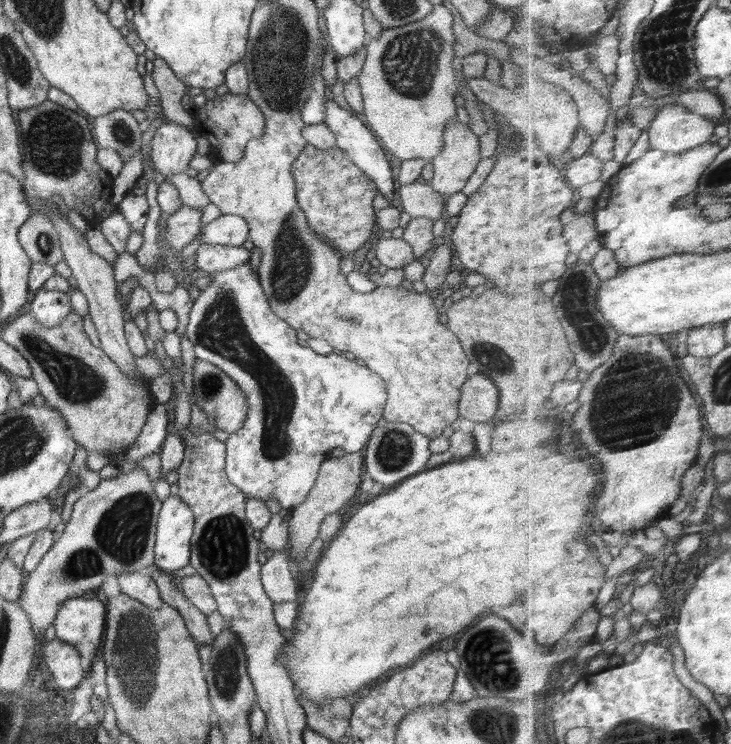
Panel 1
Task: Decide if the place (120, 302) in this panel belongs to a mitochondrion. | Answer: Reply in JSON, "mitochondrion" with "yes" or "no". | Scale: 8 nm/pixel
{"mitochondrion":"no"}

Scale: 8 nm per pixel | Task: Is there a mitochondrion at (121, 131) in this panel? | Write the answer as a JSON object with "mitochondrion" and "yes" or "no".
{"mitochondrion":"yes"}

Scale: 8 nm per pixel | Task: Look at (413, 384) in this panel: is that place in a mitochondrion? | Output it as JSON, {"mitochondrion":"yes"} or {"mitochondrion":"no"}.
{"mitochondrion":"no"}

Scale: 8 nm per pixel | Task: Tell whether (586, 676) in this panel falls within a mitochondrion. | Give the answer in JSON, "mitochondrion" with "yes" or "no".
{"mitochondrion":"no"}

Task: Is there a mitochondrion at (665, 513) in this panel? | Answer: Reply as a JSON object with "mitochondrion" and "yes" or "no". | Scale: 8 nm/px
{"mitochondrion":"no"}

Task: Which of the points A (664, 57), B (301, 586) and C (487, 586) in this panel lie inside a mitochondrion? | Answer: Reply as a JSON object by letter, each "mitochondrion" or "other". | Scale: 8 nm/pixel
{"A":"mitochondrion","B":"other","C":"other"}

